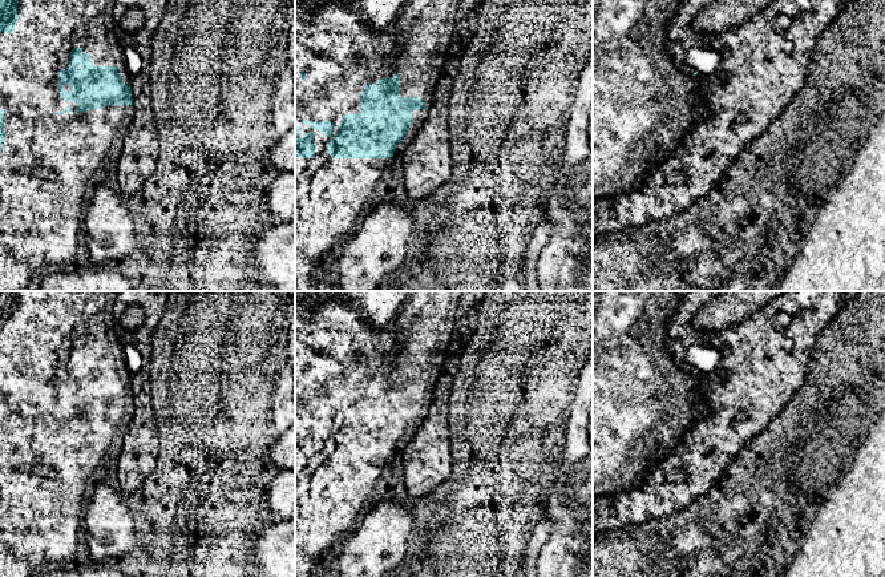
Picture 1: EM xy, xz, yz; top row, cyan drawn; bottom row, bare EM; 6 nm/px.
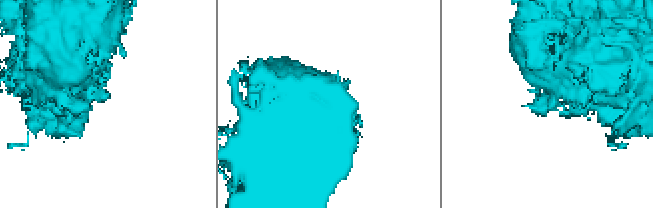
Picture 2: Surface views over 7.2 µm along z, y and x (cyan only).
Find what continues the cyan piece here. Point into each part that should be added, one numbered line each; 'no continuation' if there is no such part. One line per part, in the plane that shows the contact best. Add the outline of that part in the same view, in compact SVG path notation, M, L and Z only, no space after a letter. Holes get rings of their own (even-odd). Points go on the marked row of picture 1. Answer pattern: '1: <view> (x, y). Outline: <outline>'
no continuation

